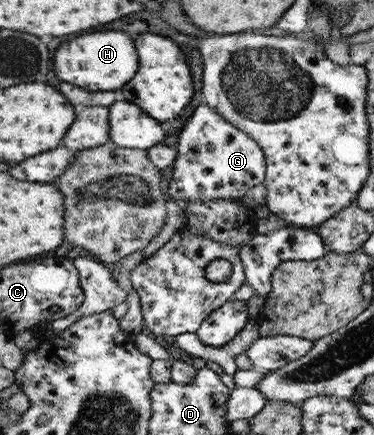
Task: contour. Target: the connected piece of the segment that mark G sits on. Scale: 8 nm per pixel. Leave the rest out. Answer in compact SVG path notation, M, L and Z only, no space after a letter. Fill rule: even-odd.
M200 104L188 117L177 141L177 156L167 194L183 201L241 199L252 187L265 182L267 162L257 140L234 127L209 104Z

